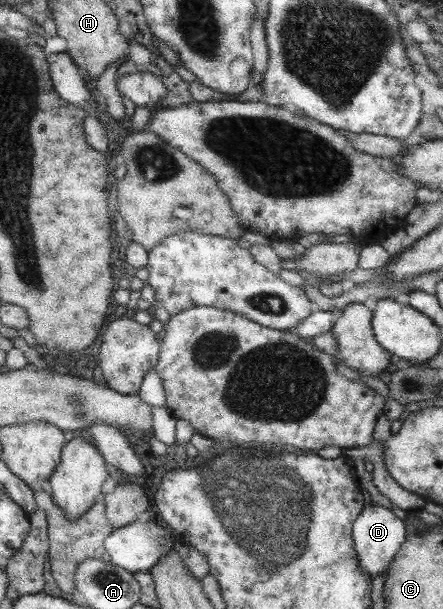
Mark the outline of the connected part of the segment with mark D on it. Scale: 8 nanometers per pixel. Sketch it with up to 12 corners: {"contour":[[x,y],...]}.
{"contour":[[368,505],[354,523],[360,569],[385,573],[406,539],[404,520]]}

